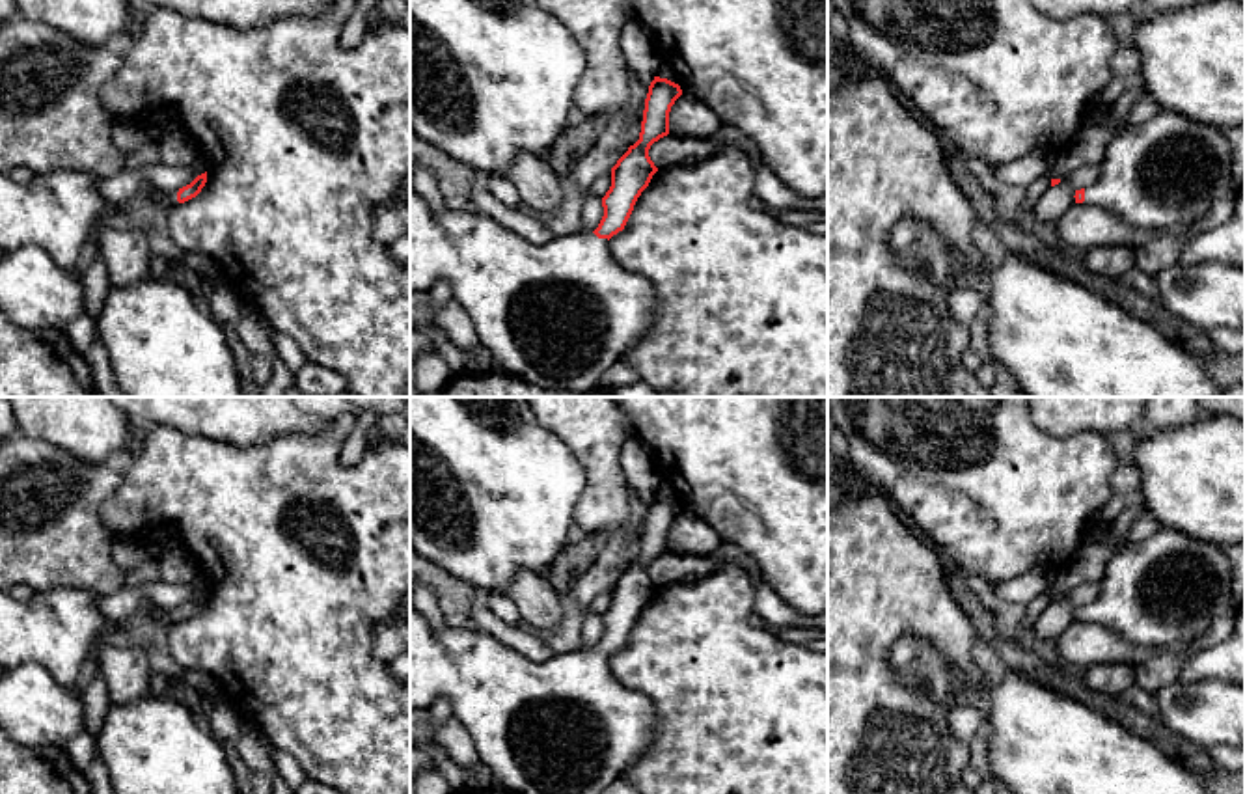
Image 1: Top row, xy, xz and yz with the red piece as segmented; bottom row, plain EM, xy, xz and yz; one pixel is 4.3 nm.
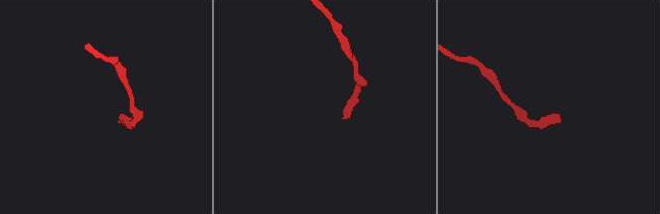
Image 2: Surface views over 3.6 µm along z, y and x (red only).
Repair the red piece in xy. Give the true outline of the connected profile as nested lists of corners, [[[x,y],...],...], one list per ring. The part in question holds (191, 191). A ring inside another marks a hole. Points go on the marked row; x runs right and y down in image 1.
[[[207,171],[198,175],[190,185],[179,188],[179,190],[173,190],[173,192],[162,192],[157,188],[158,196],[162,201],[166,201],[168,205],[177,205],[177,203],[185,203],[192,198],[196,198],[201,188],[205,186],[207,183]]]

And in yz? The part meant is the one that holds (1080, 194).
[[[1161,108],[1146,123],[1120,127],[1103,151],[1098,181],[1075,190],[1074,198],[1075,203],[1105,209],[1131,227],[1161,231],[1200,220],[1215,201],[1234,198],[1238,190],[1226,132]]]

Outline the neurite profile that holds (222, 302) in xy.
[[[227,283],[220,287],[209,287],[203,296],[203,306],[222,326],[237,326],[248,311],[244,300]]]

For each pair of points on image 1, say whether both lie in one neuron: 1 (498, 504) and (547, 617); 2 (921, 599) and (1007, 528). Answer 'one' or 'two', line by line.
1: two
2: two

